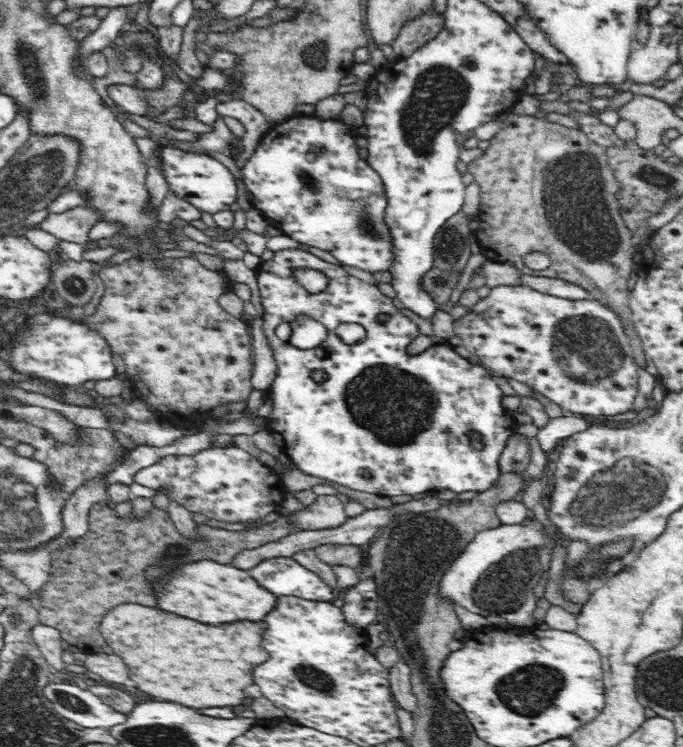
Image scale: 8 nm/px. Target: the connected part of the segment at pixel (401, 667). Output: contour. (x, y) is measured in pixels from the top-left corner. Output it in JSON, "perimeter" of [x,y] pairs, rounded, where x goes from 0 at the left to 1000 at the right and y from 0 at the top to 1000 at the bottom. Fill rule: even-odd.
{"perimeter":[[[589,881],[570,898],[571,926],[578,940],[606,959],[612,944],[603,926],[602,906],[600,892]]]}

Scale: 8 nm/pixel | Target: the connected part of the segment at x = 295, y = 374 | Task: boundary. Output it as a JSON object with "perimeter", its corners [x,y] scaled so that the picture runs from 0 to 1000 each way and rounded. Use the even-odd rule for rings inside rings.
{"perimeter":[[[439,333],[404,336],[395,349],[385,351],[382,359],[375,364],[375,369],[381,398],[384,398],[382,407],[387,410],[385,442],[406,487],[401,513],[392,522],[388,522],[392,525],[391,552],[388,553],[389,573],[400,581],[403,593],[429,617],[436,629],[442,629],[444,633],[454,635],[457,639],[510,651],[515,656],[542,659],[542,661],[559,665],[600,661],[611,667],[618,659],[633,660],[630,656],[637,659],[647,653],[662,656],[668,661],[673,661],[673,659],[704,660],[720,653],[734,636],[732,622],[729,622],[732,608],[757,572],[748,553],[735,544],[738,527],[729,514],[720,509],[722,501],[703,487],[693,489],[685,481],[673,477],[673,473],[665,470],[654,456],[637,455],[634,462],[619,471],[599,475],[594,471],[594,463],[613,448],[613,442],[599,426],[589,420],[587,415],[580,412],[574,400],[562,396],[551,382],[536,380],[536,378],[512,369],[499,356],[476,351],[455,337]],[[685,578],[698,578],[706,584],[706,594],[709,594],[706,602],[691,597]],[[530,629],[536,629],[542,637],[534,640]]]}

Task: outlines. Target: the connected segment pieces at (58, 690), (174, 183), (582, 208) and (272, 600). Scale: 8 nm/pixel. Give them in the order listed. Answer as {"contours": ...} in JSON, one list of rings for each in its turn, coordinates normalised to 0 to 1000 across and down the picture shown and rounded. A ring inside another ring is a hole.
{"contours":[[[[75,912],[64,921],[64,932],[76,940],[79,950],[120,975],[164,975],[184,967],[184,956],[155,945],[135,926],[111,916]]],[[[240,195],[233,203],[233,217],[247,254],[266,268],[283,273],[294,284],[312,288],[316,284],[335,281],[337,274],[347,270],[348,254],[340,230],[307,207],[269,203],[269,201]]],[[[753,154],[747,161],[741,159],[732,174],[716,187],[716,195],[709,198],[710,202],[703,210],[684,220],[684,230],[694,236],[697,246],[703,250],[703,284],[697,293],[703,301],[694,309],[704,337],[713,348],[732,352],[751,353],[761,361],[766,368],[794,369],[799,372],[827,373],[829,378],[843,379],[845,383],[855,384],[864,399],[876,399],[876,404],[886,404],[887,410],[893,410],[892,415],[899,415],[899,420],[917,420],[917,410],[922,411],[922,391],[927,382],[927,372],[931,368],[933,356],[928,352],[928,340],[925,340],[925,309],[917,304],[911,288],[905,285],[905,270],[902,270],[902,260],[908,257],[908,246],[902,242],[896,226],[890,220],[887,197],[870,193],[832,193],[829,187],[829,177],[832,174],[808,174],[814,166],[805,163],[796,157],[775,157]],[[776,336],[795,336],[798,340],[805,340],[805,359],[799,361],[779,361],[770,355],[764,345]]],[[[313,751],[284,752],[258,760],[255,768],[225,782],[225,795],[231,801],[231,814],[313,838],[346,830],[381,833],[407,806],[406,798],[381,784],[365,764]]]]}

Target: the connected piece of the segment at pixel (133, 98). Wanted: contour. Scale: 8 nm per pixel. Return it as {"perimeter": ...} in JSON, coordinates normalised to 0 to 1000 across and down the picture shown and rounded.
{"perimeter":[[[243,100],[240,112],[225,120],[208,120],[184,112],[161,114],[157,124],[187,151],[211,155],[231,155],[246,145],[261,141],[275,112]]]}

